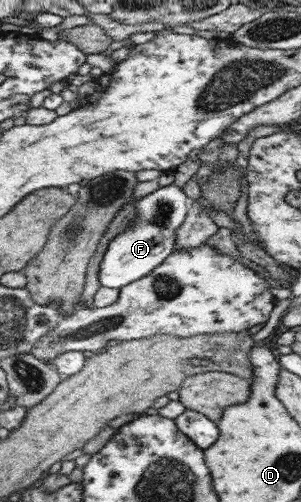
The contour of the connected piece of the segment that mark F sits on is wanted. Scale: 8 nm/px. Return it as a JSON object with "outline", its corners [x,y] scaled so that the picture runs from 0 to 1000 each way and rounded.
{"outline":[[[558,369],[558,373],[525,375],[508,384],[465,394],[455,400],[455,432],[445,444],[365,482],[342,510],[326,544],[336,568],[402,578],[415,568],[492,550],[495,544],[505,544],[522,532],[532,532],[551,520],[551,514],[581,498],[591,454],[615,442],[635,406],[638,396],[591,369]]]}

